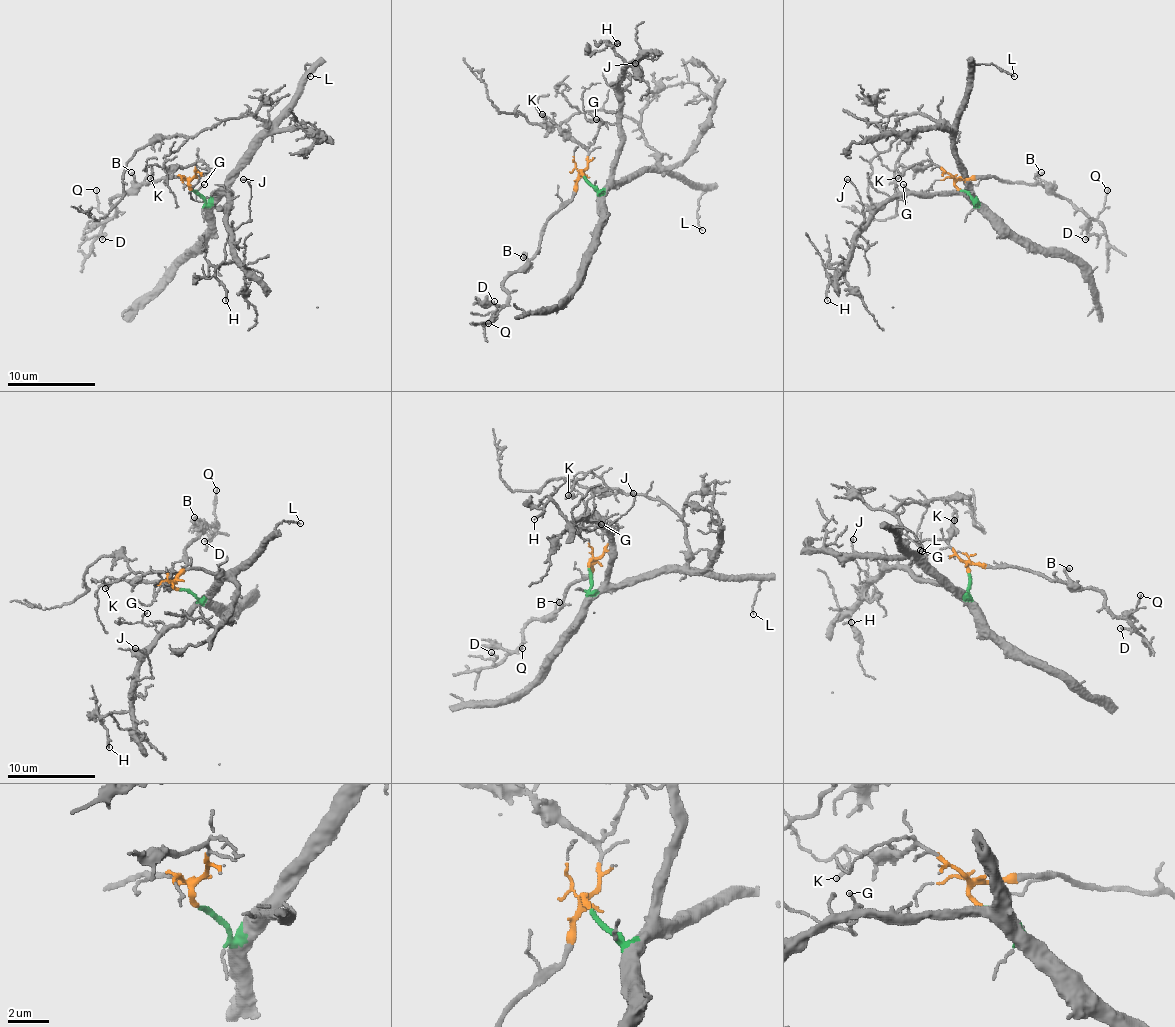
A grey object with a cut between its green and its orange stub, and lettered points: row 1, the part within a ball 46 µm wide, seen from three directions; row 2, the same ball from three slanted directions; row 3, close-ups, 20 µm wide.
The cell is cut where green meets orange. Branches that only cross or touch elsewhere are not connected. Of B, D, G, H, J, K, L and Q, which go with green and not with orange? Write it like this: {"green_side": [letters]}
{"green_side": ["G", "H", "J", "L"]}

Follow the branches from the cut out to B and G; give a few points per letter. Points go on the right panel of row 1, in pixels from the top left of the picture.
B: (958, 189), (958, 180), (991, 176), (1011, 183), (1042, 185), (1042, 172)
G: (961, 189), (974, 202), (961, 194), (915, 196), (908, 189), (904, 202), (904, 185)

